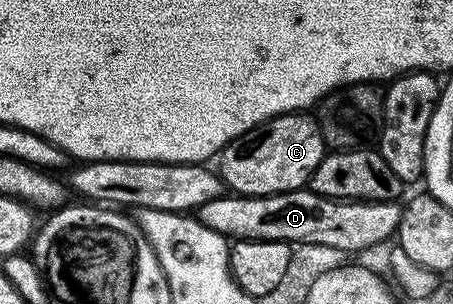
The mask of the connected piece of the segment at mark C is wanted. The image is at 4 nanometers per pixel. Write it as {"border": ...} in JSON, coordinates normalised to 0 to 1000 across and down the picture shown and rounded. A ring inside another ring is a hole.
{"border":[[[640,372],[609,378],[572,418],[534,444],[528,457],[512,457],[483,500],[488,563],[483,586],[508,632],[525,641],[614,641],[627,628],[662,628],[680,605],[682,586],[704,556],[704,543],[722,507],[722,474],[709,434],[706,401],[691,391],[682,372]]]}

